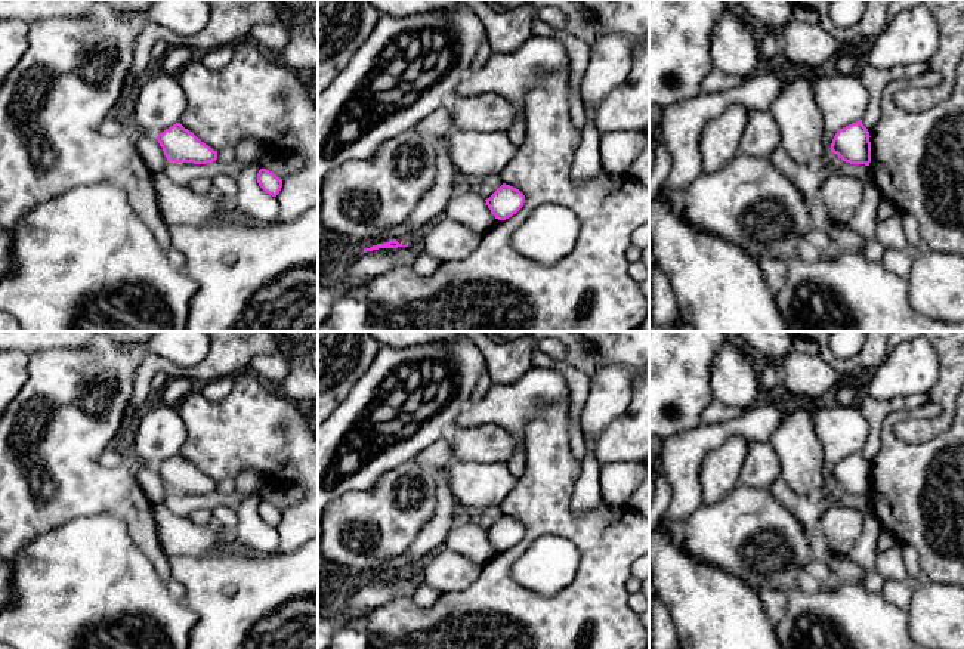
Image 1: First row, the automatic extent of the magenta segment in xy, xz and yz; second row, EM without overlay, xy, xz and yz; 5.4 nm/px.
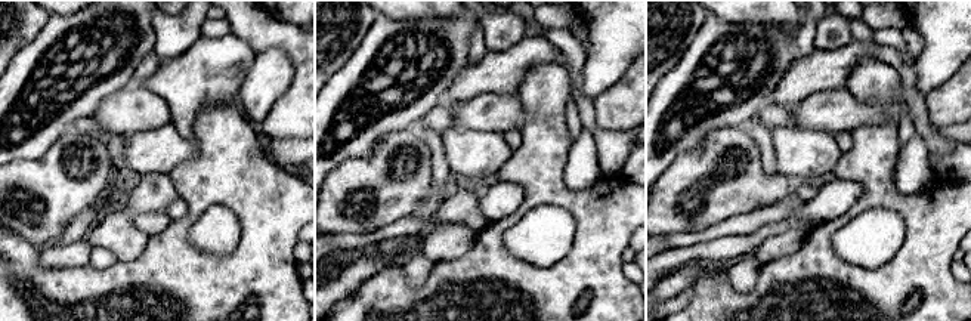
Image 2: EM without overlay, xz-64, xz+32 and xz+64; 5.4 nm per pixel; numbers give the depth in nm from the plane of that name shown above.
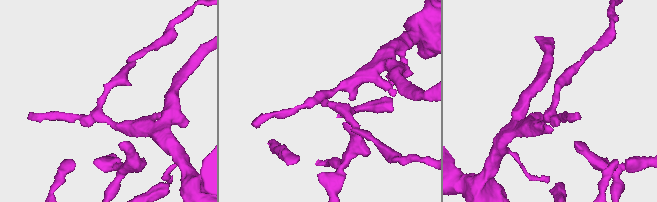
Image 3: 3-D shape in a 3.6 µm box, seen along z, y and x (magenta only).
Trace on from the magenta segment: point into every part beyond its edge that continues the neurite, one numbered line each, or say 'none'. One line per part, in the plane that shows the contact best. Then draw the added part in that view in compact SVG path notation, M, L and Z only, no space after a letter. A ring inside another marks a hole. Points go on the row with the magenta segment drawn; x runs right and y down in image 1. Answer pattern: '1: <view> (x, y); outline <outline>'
none

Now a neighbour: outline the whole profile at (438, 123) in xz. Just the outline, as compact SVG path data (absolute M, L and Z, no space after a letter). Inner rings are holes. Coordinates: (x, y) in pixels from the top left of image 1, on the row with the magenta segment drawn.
M442 105L424 117L414 129L417 129L424 136L447 137L447 135L452 130L451 114Z

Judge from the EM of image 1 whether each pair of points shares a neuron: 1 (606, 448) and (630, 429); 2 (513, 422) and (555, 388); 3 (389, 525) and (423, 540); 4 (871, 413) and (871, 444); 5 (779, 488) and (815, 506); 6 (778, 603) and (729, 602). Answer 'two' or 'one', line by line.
1: one
2: one
3: two
4: one
5: one
6: two

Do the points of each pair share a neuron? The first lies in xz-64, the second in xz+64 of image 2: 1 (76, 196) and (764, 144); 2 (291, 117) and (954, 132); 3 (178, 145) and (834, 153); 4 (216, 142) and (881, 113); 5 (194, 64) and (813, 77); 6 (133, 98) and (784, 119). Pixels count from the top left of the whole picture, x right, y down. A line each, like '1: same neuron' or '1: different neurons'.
1: different neurons
2: different neurons
3: same neuron
4: different neurons
5: same neuron
6: different neurons

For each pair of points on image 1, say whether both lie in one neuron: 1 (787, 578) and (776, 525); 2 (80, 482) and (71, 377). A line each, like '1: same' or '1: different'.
1: same
2: same

